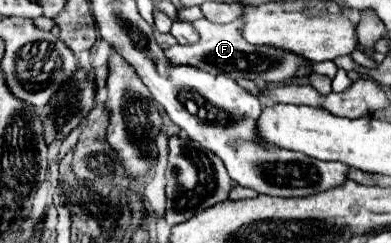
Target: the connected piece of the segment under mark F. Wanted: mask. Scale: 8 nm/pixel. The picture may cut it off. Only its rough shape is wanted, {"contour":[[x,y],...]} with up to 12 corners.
{"contour":[[197,20],[193,46],[167,48],[169,62],[267,84],[311,66],[329,78],[333,62],[309,62],[241,36],[229,24]]}

